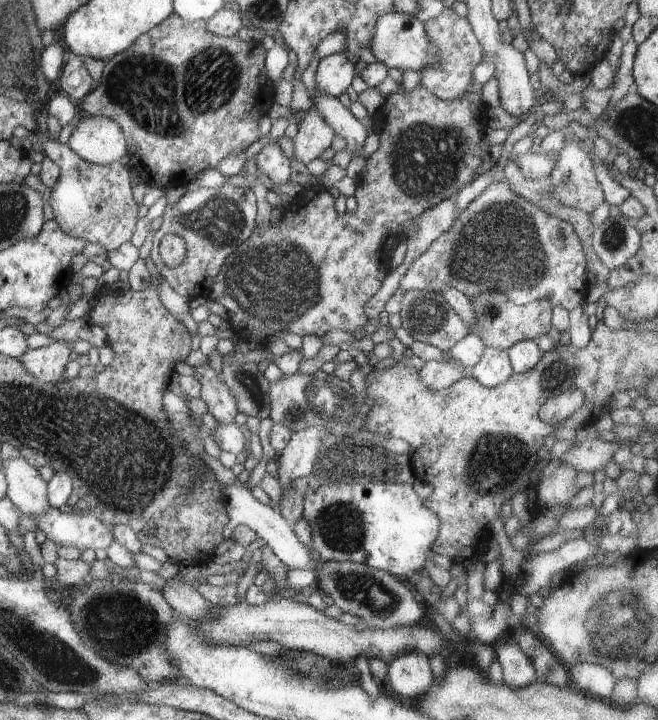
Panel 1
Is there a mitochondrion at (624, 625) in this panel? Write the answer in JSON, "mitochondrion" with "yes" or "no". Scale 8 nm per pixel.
{"mitochondrion":"yes"}

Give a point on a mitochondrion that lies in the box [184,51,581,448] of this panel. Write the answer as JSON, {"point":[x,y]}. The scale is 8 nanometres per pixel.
{"point":[279,283]}

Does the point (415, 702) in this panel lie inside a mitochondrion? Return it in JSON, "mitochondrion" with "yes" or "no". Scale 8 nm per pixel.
{"mitochondrion":"no"}

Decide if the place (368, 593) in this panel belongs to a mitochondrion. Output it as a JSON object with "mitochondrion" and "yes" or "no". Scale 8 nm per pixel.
{"mitochondrion":"yes"}

